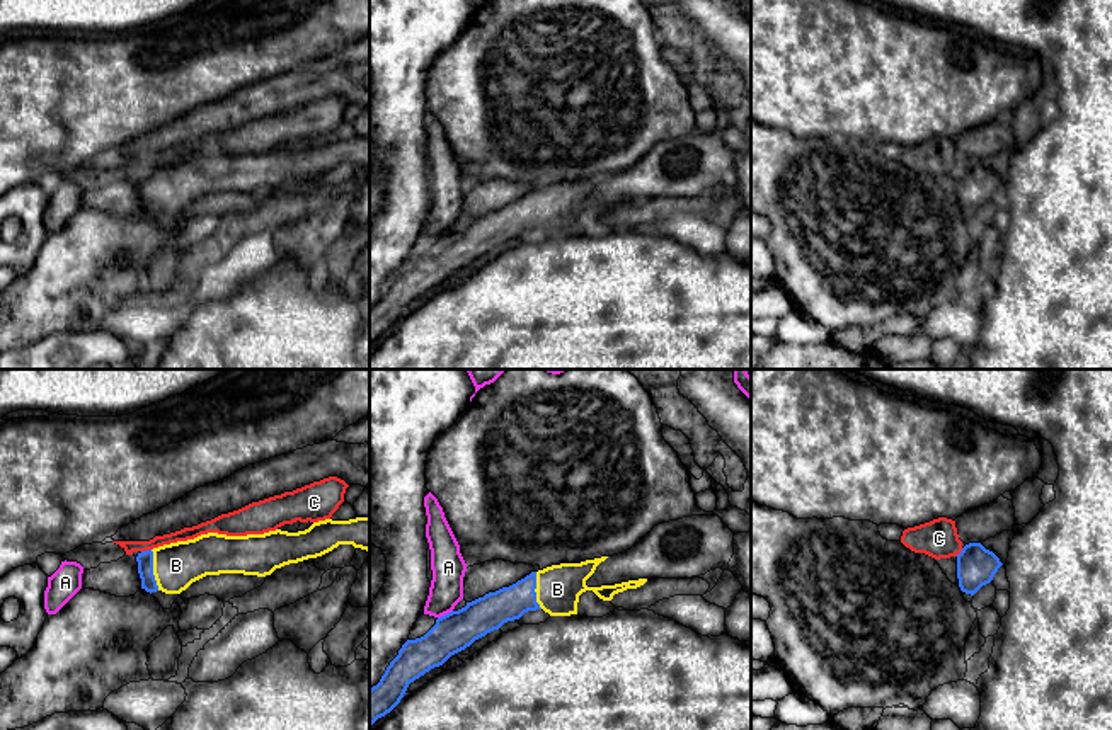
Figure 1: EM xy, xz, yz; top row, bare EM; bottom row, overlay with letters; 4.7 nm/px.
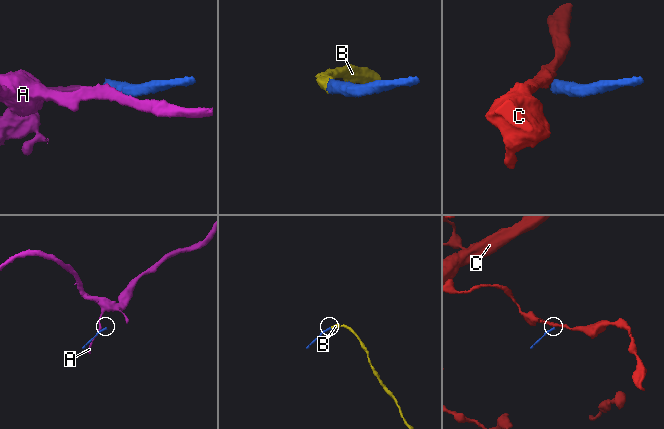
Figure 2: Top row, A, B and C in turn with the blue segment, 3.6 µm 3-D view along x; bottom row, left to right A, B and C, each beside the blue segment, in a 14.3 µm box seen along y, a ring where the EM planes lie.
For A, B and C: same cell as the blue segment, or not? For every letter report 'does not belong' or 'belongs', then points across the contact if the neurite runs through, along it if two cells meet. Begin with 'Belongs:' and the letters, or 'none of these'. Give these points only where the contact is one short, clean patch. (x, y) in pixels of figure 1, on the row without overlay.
Belongs: B
A: does not belong | along xz (452, 228), (438, 237)
B: belongs | across xy (145, 177), (152, 189), (172, 188), (176, 184)
C: does not belong | along xy (150, 167), (142, 171)

